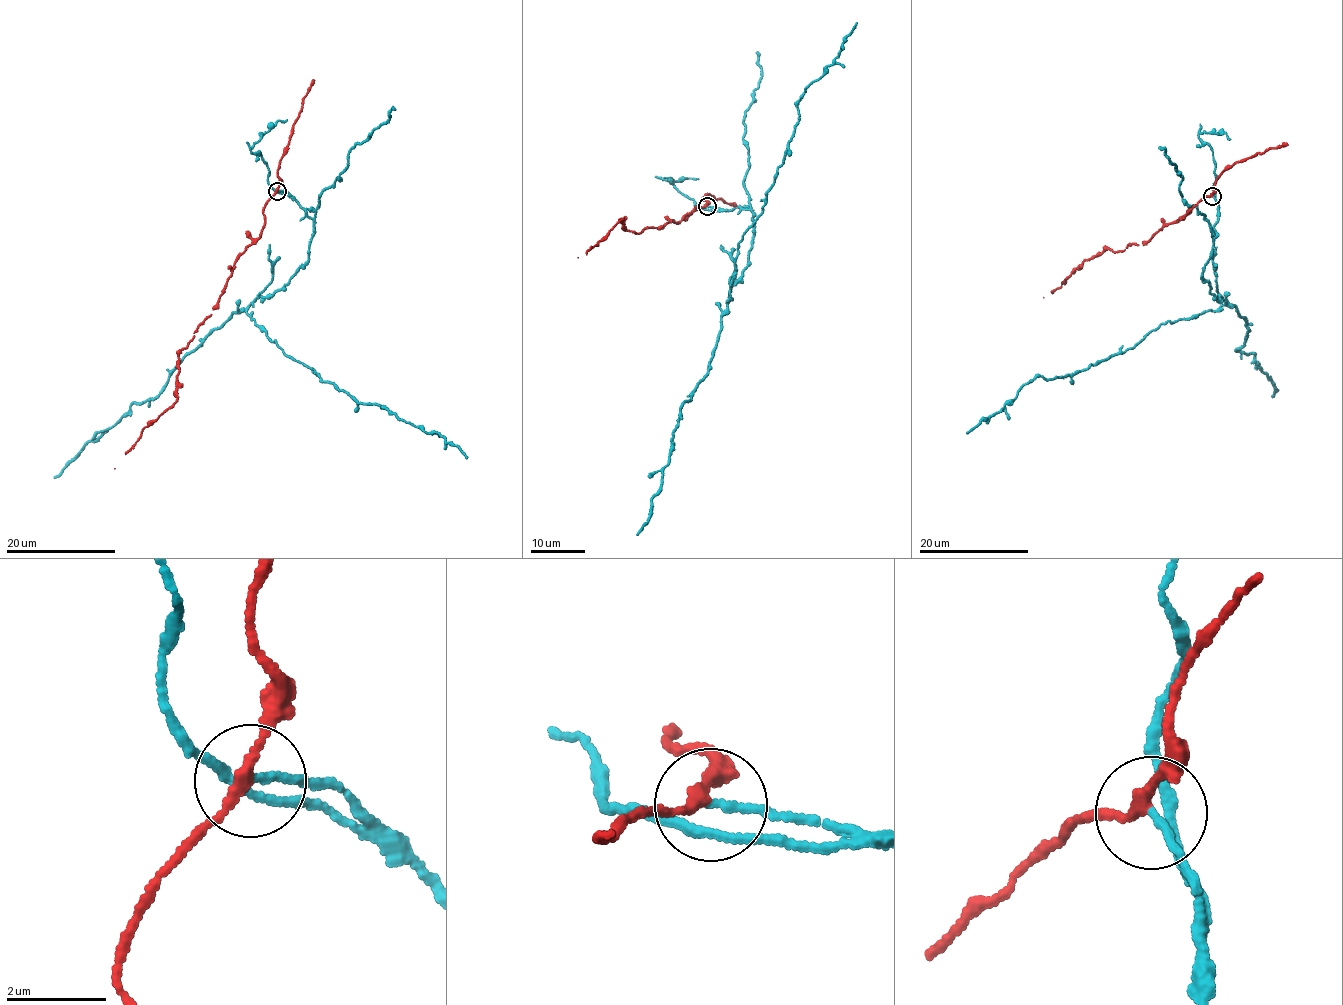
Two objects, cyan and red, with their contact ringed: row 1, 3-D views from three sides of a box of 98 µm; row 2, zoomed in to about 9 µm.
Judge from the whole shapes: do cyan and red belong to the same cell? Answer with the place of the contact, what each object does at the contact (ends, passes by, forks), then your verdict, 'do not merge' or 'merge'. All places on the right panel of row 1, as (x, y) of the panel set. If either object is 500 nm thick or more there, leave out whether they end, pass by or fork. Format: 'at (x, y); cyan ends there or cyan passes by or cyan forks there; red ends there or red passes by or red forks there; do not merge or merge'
at (1212, 196); cyan ends there; red passes by; do not merge

